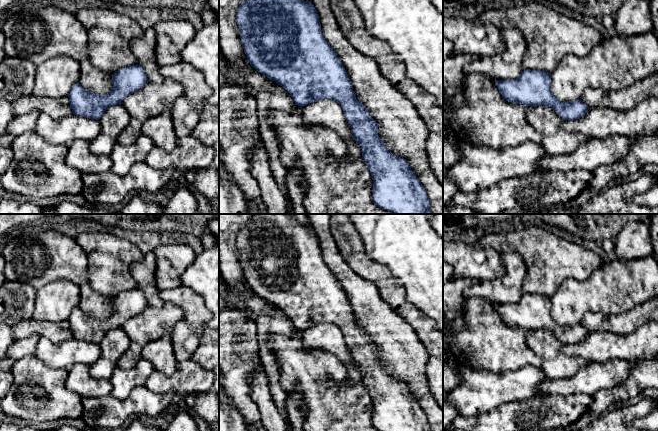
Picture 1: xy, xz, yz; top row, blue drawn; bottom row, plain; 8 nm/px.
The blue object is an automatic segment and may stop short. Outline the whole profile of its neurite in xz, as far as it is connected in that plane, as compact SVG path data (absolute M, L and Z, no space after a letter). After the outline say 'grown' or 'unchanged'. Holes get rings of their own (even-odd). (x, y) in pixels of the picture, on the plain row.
M255 214L236 237L240 263L247 285L259 297L282 310L296 329L304 331L319 323L338 326L346 345L350 348L355 365L362 372L362 383L372 400L372 424L378 431L431 431L426 414L411 394L406 383L389 375L378 360L378 348L369 334L357 324L347 296L335 275L324 262L317 235L310 225L297 222L292 214Z; unchanged

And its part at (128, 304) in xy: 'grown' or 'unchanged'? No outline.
unchanged

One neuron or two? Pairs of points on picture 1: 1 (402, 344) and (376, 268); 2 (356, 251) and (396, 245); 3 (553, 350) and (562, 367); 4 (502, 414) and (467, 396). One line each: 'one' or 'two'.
1: two
2: two
3: one
4: two

